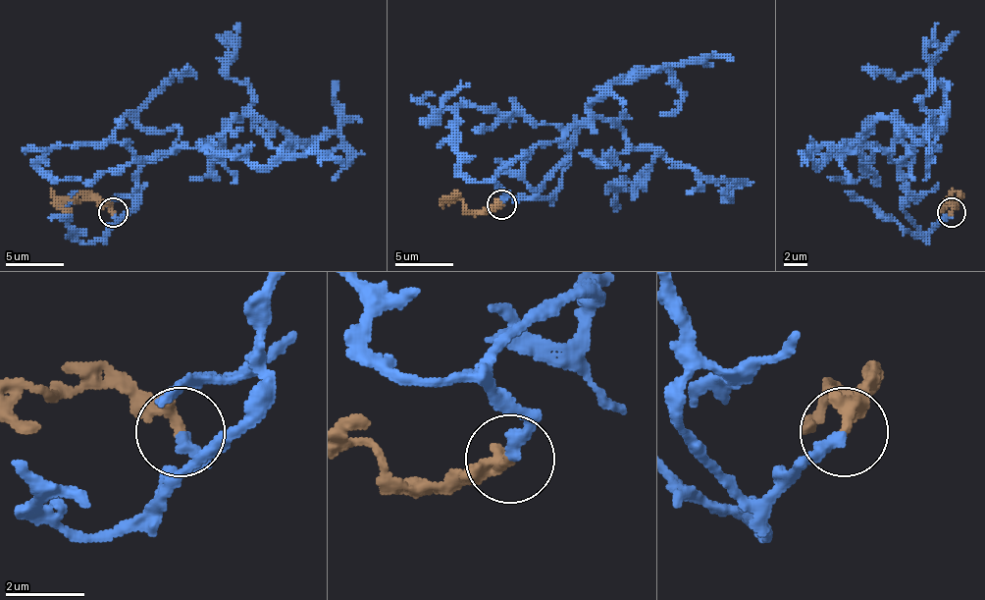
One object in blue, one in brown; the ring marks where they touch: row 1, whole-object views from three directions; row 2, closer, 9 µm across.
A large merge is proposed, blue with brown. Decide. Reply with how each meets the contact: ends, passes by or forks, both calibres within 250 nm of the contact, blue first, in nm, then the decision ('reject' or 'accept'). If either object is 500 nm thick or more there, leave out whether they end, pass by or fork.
blue ends; brown ends; calibres 340 and 320 nm; accept

